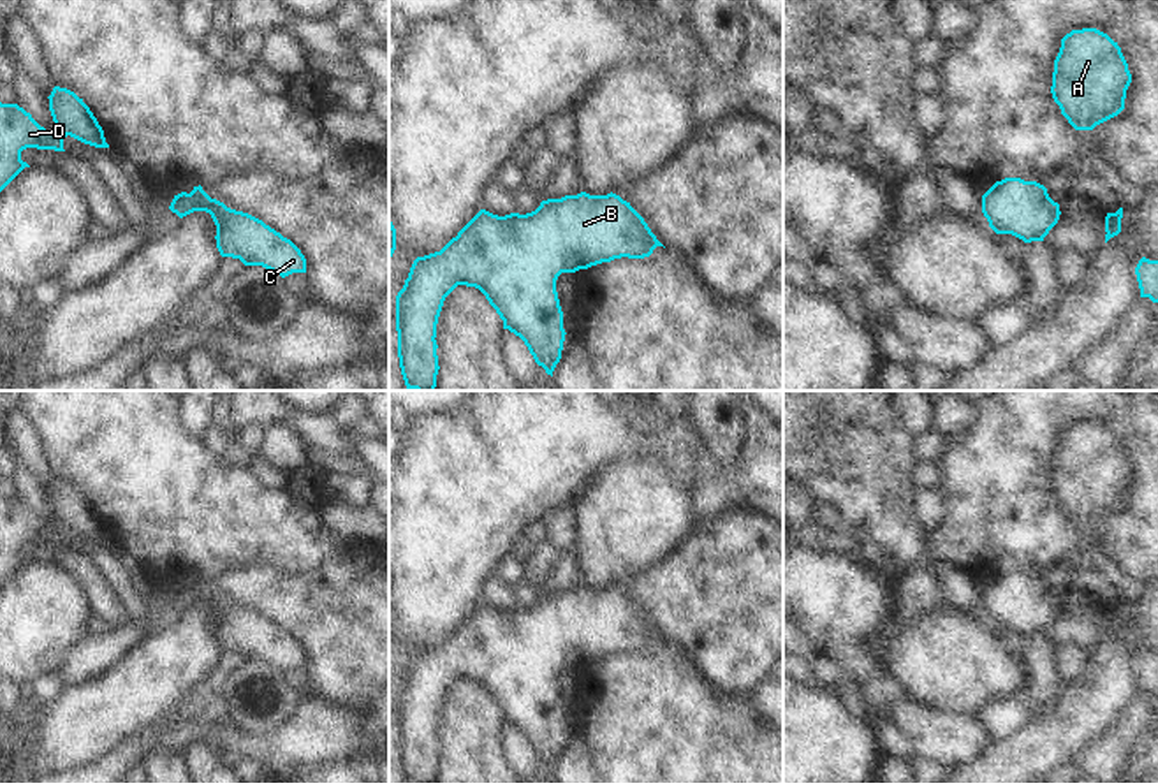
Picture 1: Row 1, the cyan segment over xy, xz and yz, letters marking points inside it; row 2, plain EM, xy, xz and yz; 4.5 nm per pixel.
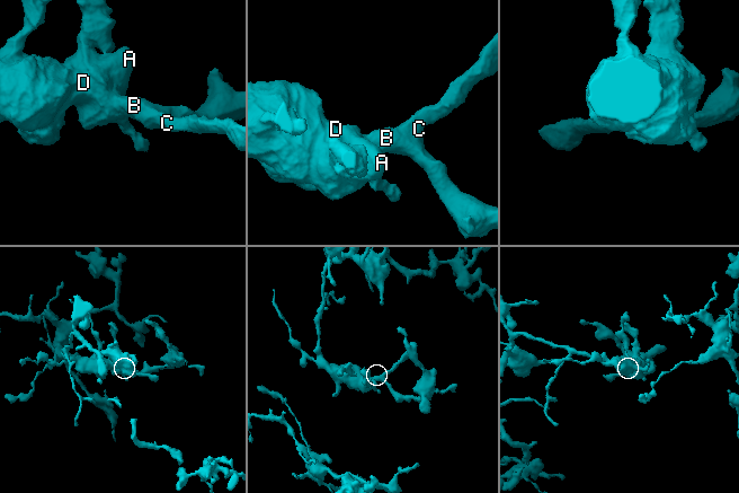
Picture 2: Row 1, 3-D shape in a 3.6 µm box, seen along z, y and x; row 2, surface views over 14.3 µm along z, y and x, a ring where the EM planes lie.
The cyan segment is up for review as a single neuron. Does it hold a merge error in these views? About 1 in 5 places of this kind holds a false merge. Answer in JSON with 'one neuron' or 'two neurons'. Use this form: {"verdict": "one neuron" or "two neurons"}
{"verdict": "one neuron"}

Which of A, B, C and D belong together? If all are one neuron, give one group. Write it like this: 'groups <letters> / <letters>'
groups A B C D

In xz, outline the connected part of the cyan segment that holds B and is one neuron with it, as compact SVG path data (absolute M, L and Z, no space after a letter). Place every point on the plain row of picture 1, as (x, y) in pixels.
M612 586L547 593L526 609L498 611L480 604L440 646L414 655L396 690L398 751L407 783L436 781L436 718L445 692L458 679L479 683L503 714L503 723L519 730L535 757L553 771L567 728L556 686L558 670L621 651L644 653L656 640L663 639L644 612Z

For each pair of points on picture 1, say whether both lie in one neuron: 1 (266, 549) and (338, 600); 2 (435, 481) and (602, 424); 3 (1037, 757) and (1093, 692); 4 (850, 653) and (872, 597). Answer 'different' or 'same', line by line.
1: different
2: same
3: same
4: different

